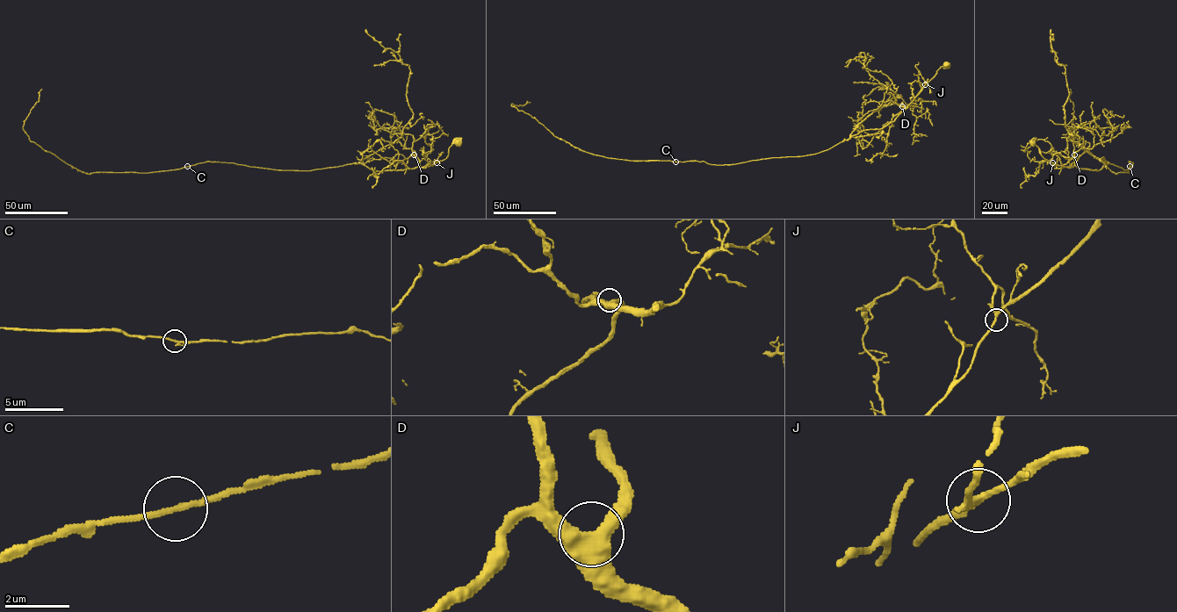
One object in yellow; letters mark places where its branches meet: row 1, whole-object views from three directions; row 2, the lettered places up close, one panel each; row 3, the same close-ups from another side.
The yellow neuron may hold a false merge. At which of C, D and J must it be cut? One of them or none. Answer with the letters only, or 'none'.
none

